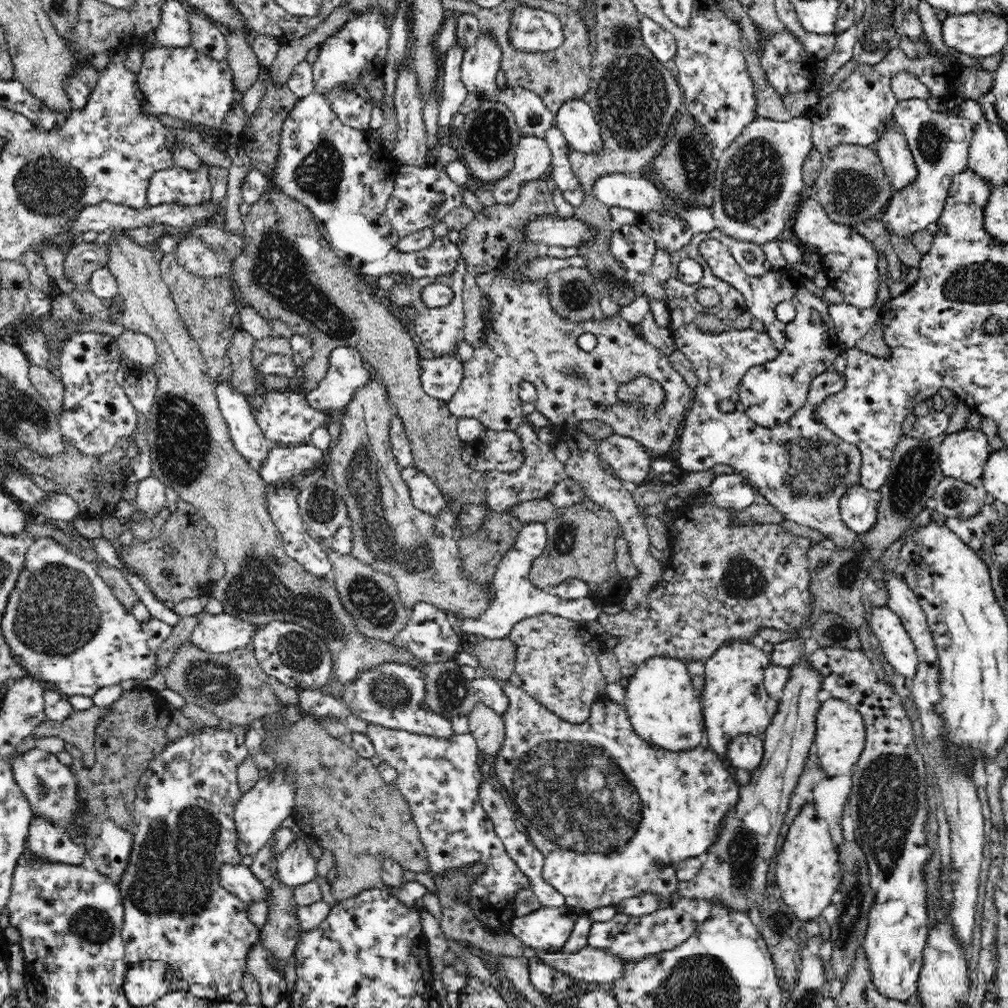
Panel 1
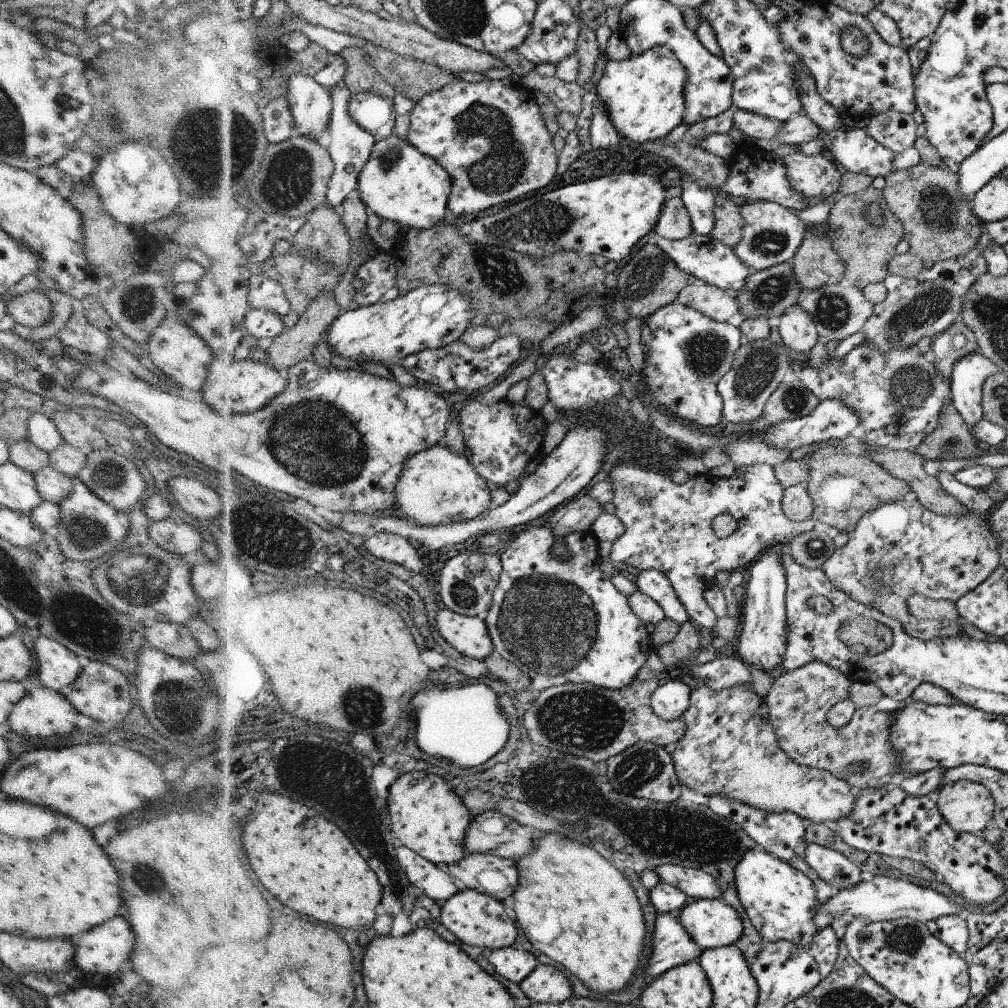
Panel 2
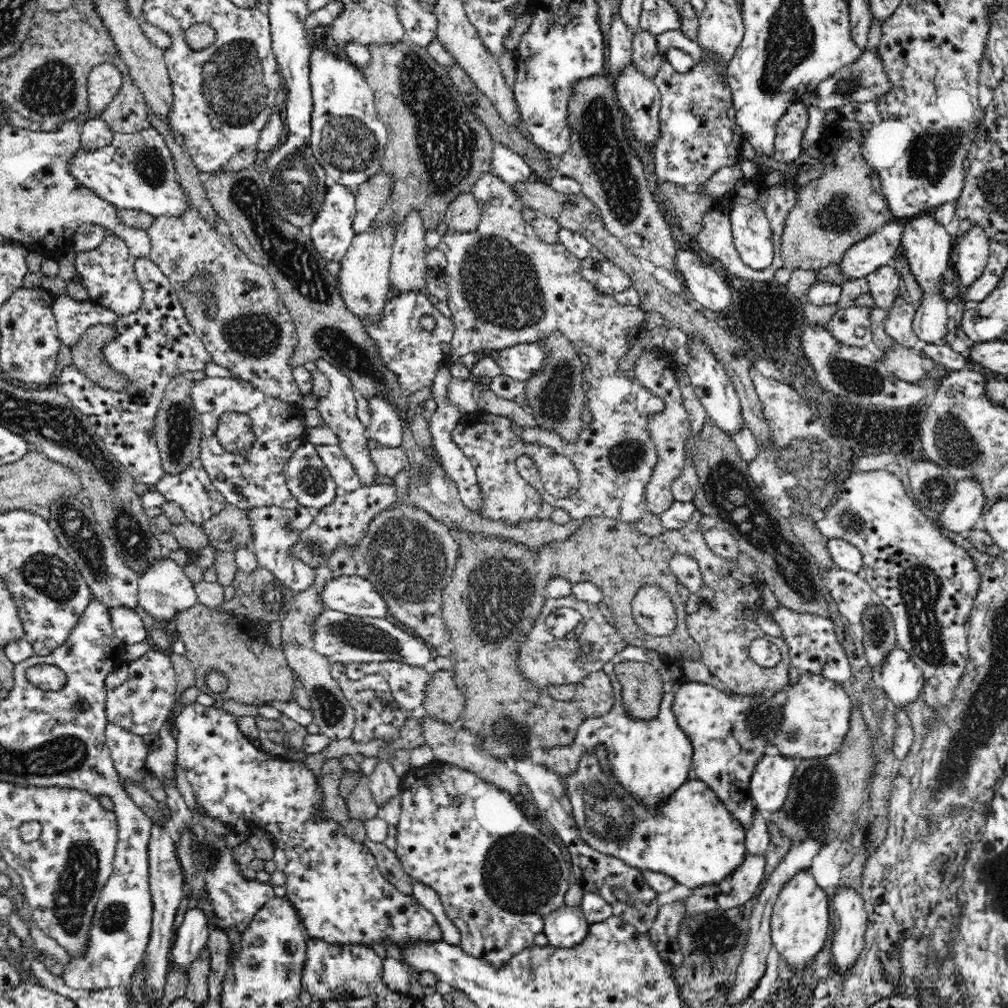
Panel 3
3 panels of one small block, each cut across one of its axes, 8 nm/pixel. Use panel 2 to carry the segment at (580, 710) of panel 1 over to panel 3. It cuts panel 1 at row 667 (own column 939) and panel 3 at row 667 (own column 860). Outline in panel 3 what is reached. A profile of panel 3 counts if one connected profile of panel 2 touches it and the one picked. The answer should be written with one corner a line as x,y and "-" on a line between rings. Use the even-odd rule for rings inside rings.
573,594
570,596
552,598
547,597
542,610
534,622
530,632
526,634
526,640
522,641
518,652
520,653
520,669
524,671
525,679
529,680
536,688
545,690
548,686
562,686
566,684
576,684
593,672
602,671
604,664
608,662
615,654
618,654
626,645
625,639
621,633
610,625
600,611
597,605
578,600
-
557,608
574,608
588,622
586,631
586,650
578,646
576,638
572,639
572,644
560,644
562,639
554,638
548,629
546,629
546,618

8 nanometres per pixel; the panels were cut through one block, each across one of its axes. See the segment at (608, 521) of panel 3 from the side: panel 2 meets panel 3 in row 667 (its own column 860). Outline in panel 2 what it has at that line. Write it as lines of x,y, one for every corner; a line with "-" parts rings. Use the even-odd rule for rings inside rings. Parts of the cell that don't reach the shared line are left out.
828,445
809,455
809,480
805,485
814,503
812,520
836,528
840,533
849,535
866,513
894,501
903,501
911,491
909,484
890,476
890,472
868,454
852,454
842,446

